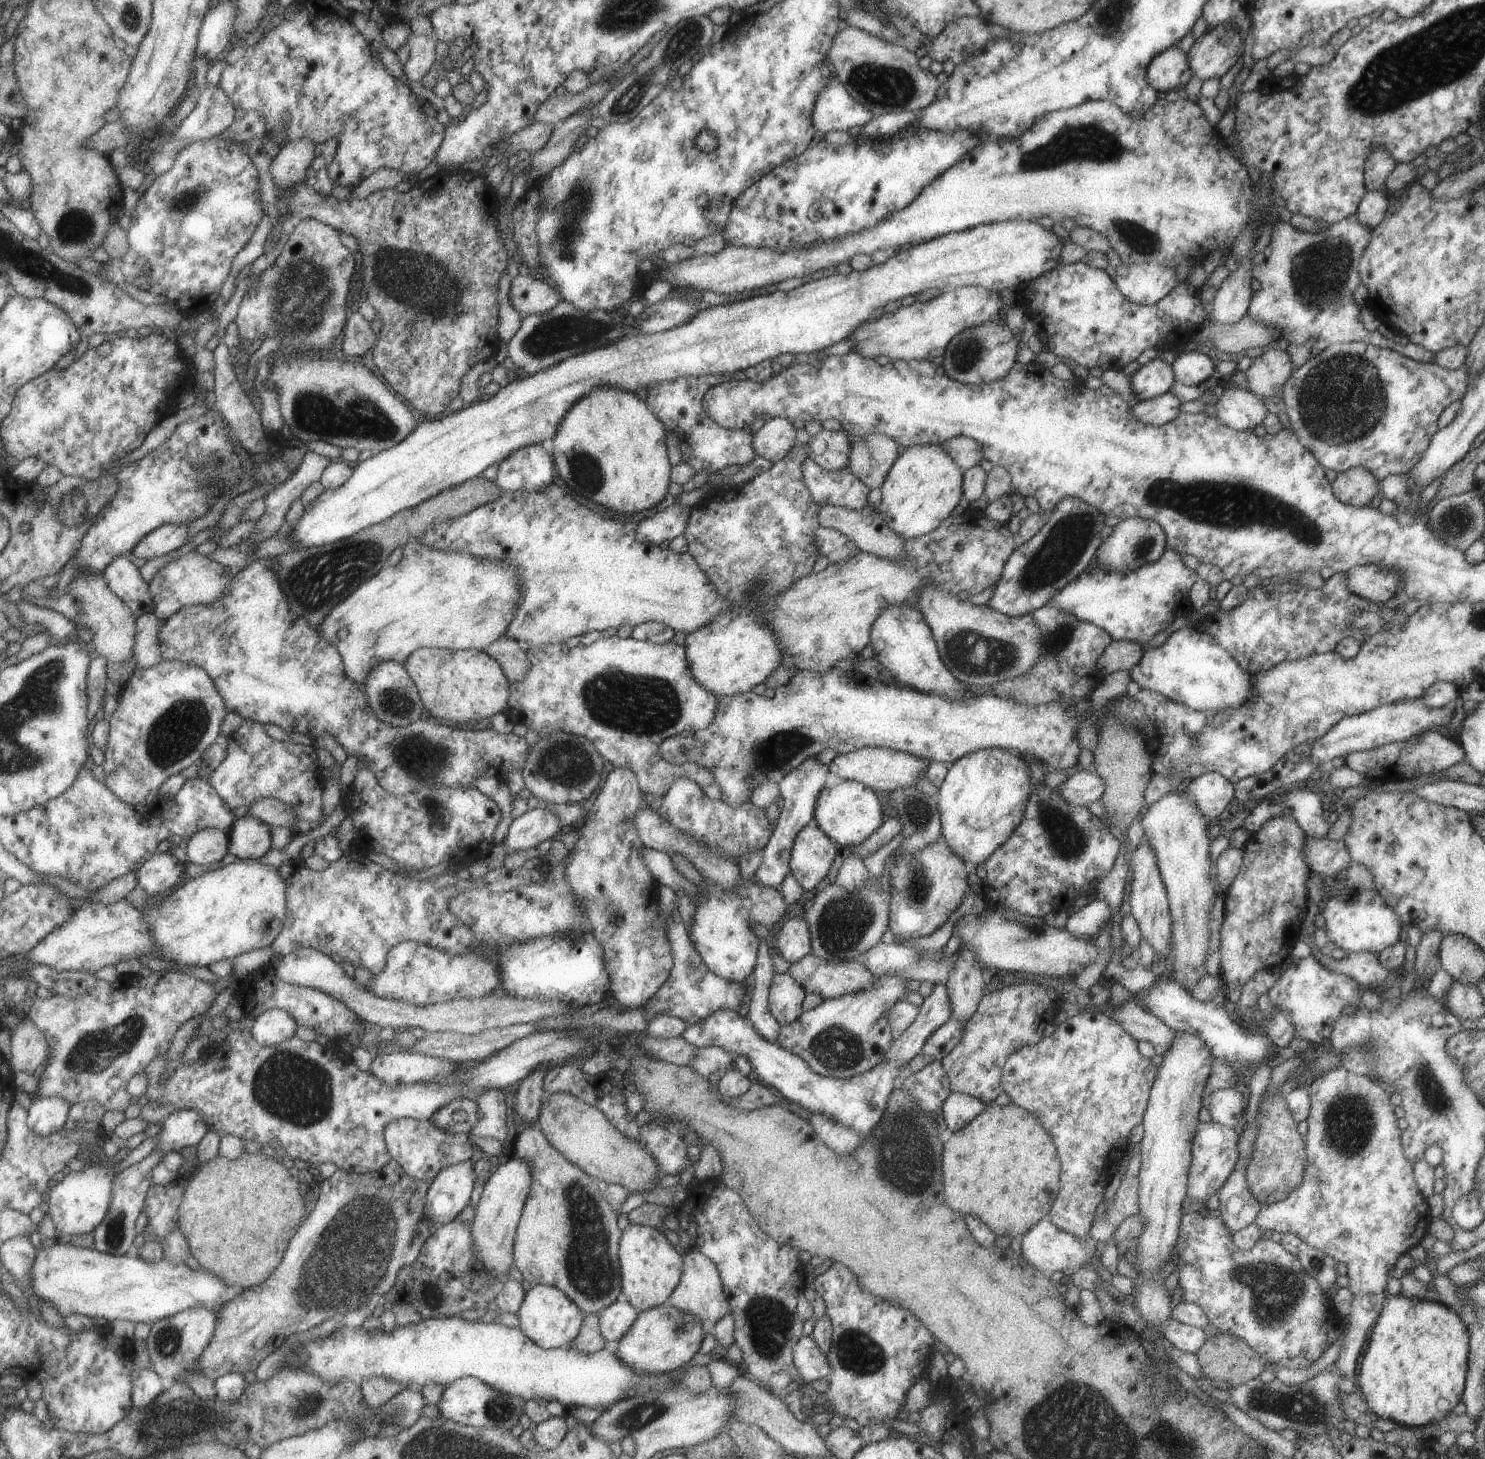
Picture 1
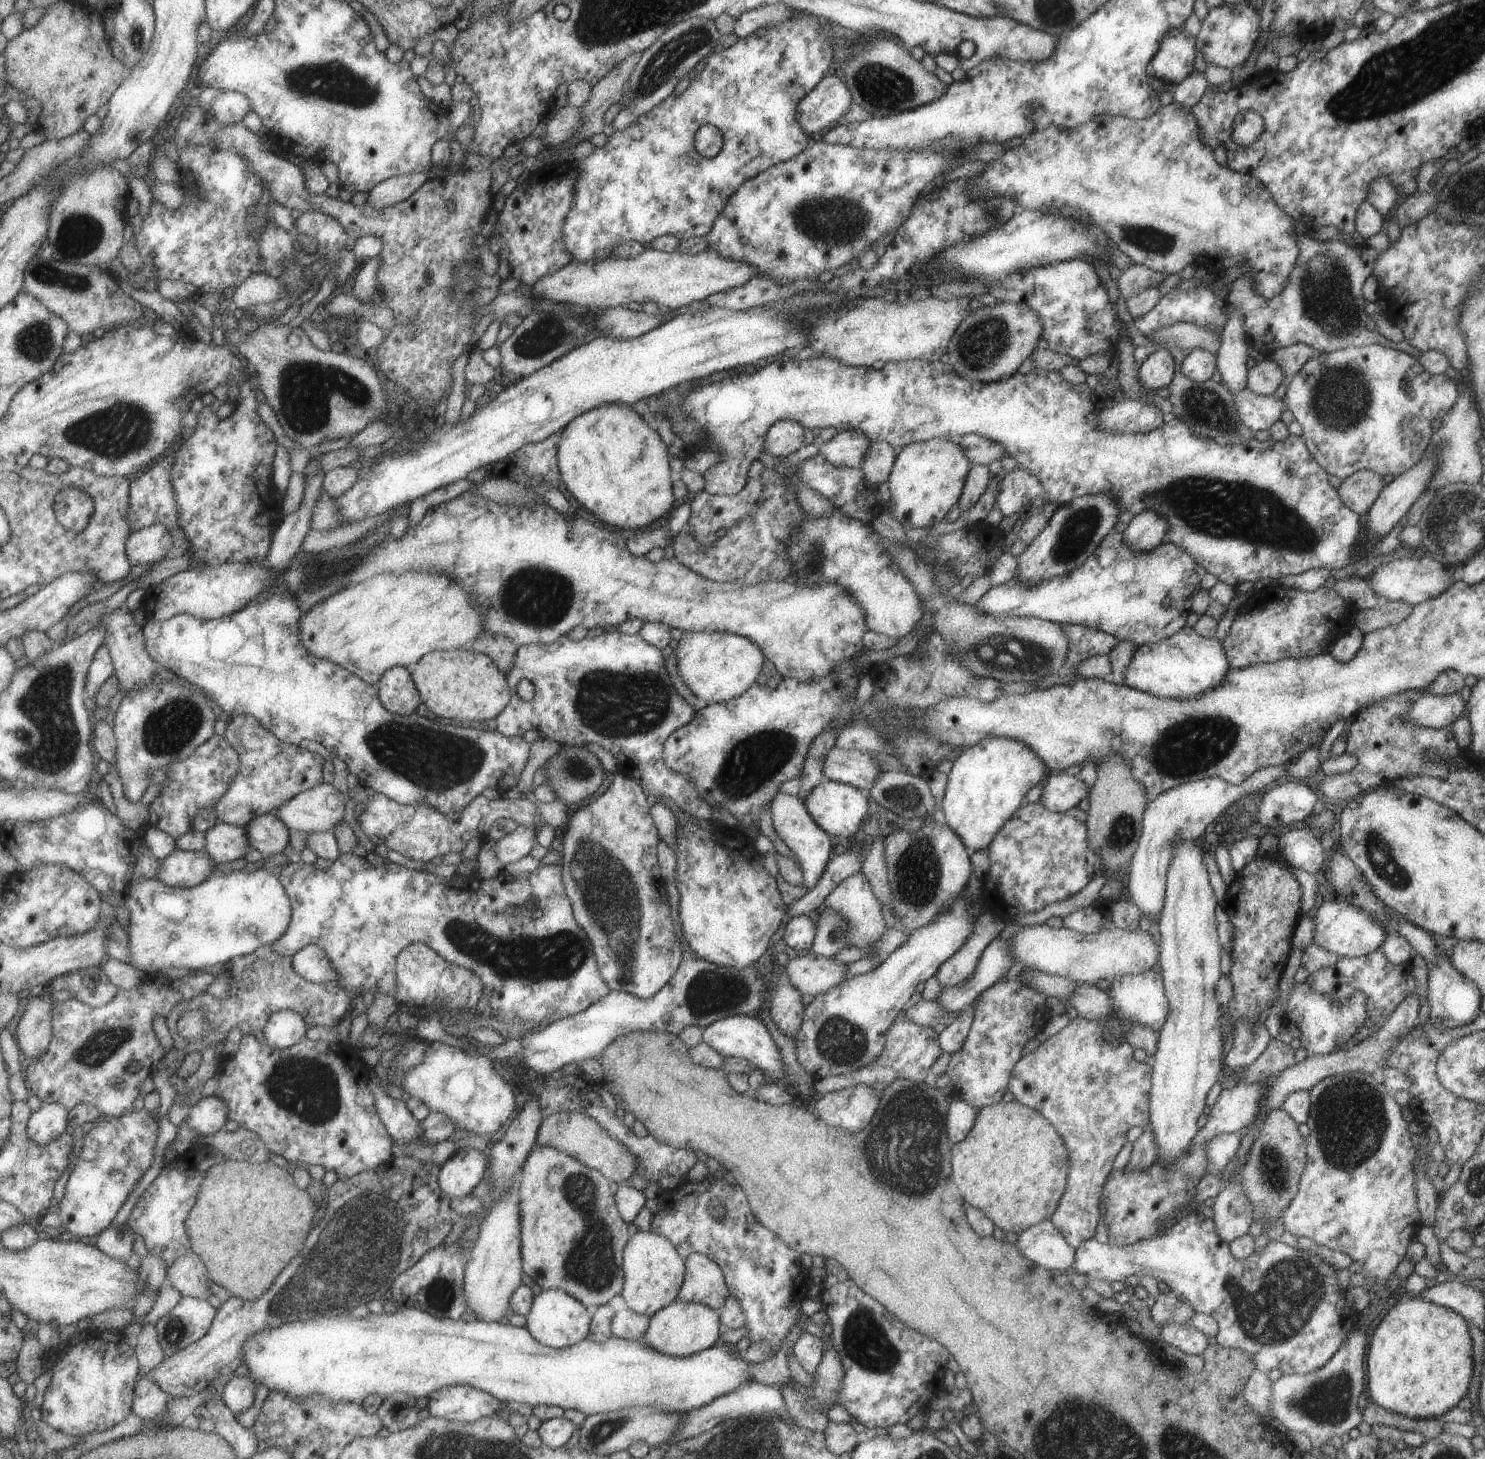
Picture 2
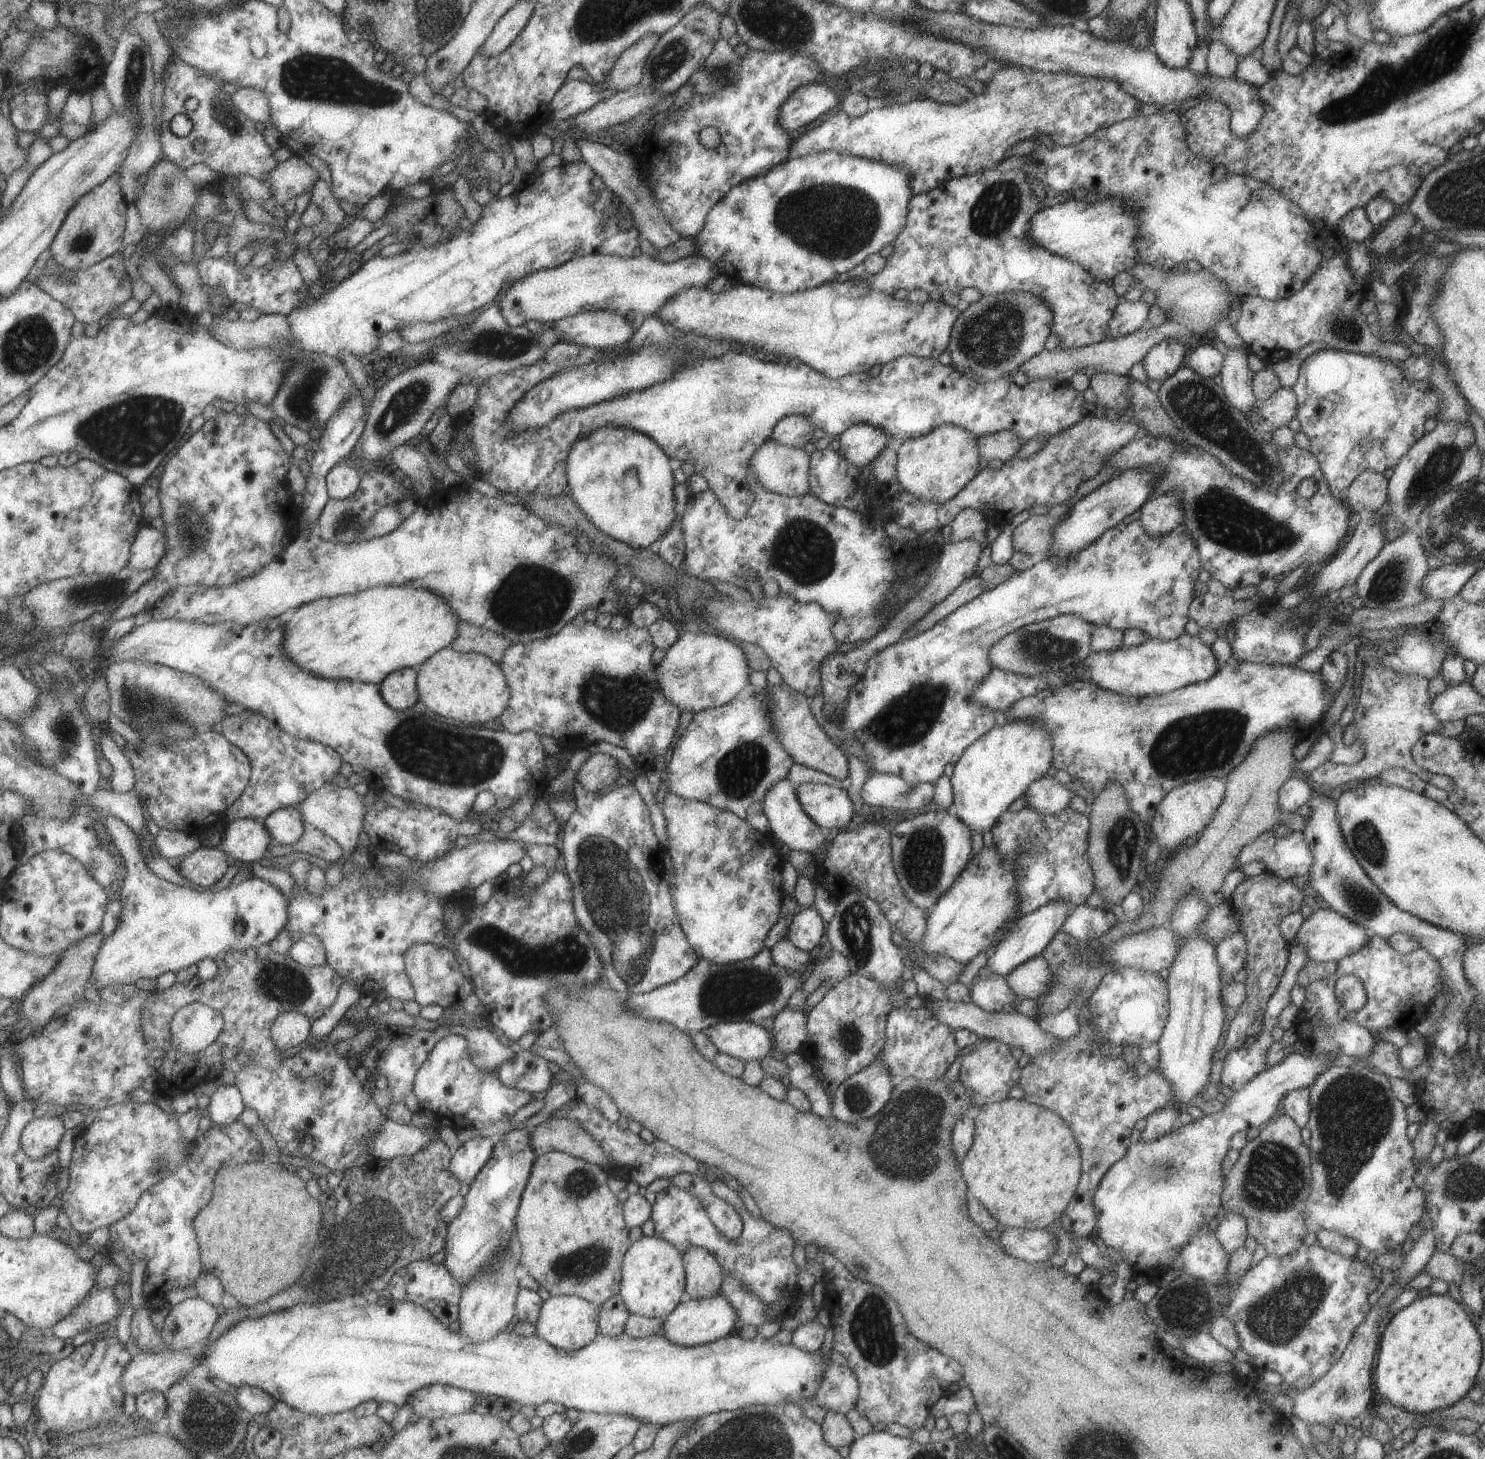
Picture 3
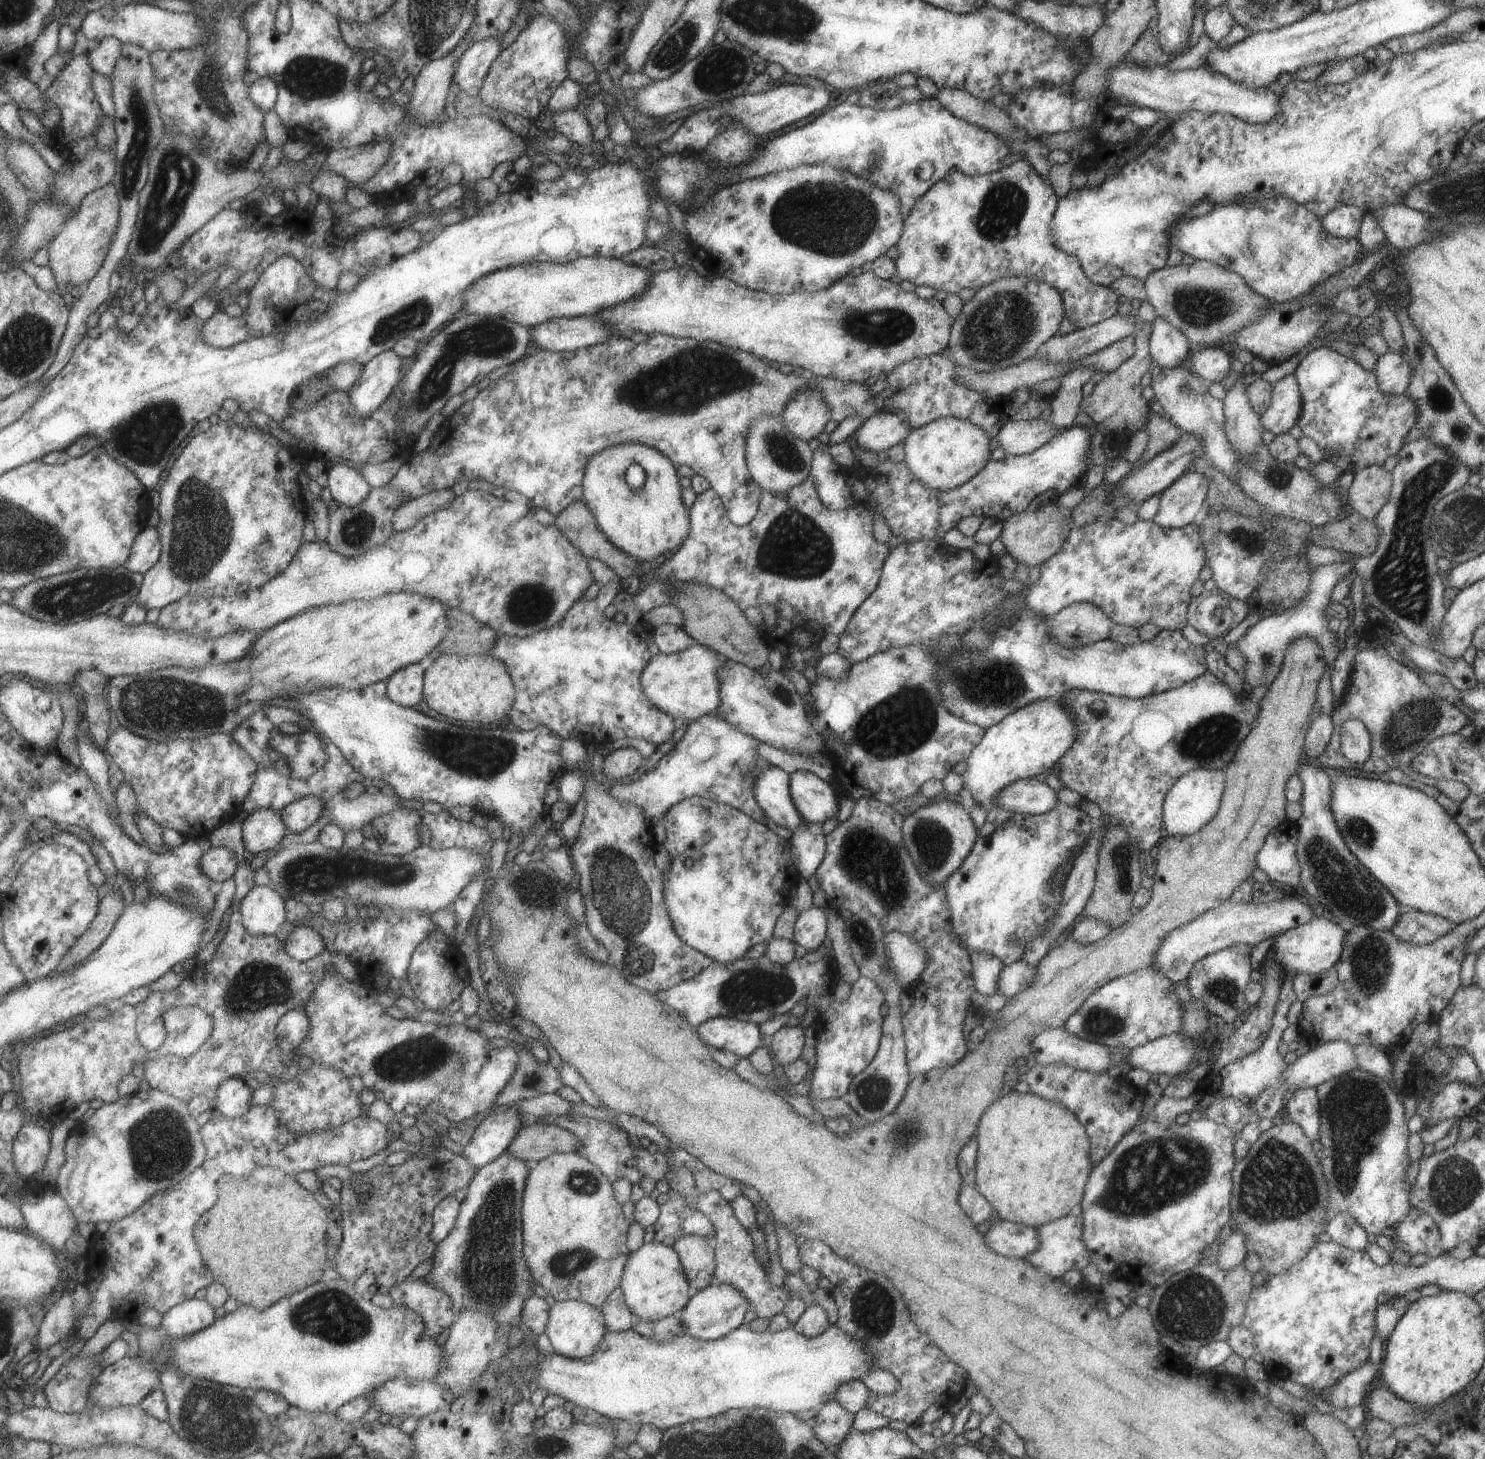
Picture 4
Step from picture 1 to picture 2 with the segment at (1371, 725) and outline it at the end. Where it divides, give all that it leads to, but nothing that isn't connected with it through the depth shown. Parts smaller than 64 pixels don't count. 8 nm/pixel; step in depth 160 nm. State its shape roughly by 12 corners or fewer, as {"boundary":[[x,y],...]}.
{"boundary":[[1420,692],[1404,717],[1440,729],[1466,707],[1459,692]]}

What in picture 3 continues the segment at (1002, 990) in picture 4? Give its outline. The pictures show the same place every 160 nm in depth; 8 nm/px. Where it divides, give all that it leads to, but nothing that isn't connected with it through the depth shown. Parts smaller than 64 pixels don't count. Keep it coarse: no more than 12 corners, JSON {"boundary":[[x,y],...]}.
{"boundary":[[1041,954],[1005,978],[1011,992],[1041,998],[1053,972]]}

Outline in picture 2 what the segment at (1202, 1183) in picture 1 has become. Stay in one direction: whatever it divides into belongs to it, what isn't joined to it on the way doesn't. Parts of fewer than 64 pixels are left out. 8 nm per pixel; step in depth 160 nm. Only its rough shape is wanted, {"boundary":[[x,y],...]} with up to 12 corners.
{"boundary":[[1241,1132],[1206,1144],[1207,1173],[1221,1173],[1236,1155]]}

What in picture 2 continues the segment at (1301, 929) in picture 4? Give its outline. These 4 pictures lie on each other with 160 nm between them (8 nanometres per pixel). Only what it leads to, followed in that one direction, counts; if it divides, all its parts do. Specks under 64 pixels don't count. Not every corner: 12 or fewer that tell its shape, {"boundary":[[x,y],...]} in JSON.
{"boundary":[[1344,900],[1323,902],[1312,942],[1339,957],[1379,949],[1387,932]]}

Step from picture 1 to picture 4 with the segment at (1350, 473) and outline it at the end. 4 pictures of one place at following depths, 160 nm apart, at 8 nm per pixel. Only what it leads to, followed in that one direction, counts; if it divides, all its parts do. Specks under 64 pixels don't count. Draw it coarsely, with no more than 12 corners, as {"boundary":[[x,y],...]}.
{"boundary":[[1366,466],[1353,475],[1349,511],[1373,520],[1387,502],[1391,474]]}

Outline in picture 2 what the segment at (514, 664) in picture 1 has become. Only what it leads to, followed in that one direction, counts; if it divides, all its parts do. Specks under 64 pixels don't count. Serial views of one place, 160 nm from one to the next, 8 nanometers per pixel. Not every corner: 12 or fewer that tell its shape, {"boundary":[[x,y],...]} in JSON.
{"boundary":[[481,631],[467,648],[490,657],[504,673],[516,646],[506,636]]}

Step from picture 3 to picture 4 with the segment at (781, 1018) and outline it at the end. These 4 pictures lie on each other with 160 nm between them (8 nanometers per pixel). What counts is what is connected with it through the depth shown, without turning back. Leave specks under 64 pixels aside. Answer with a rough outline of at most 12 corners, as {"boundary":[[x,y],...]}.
{"boundary":[[783,1026],[771,1036],[773,1062],[781,1067],[801,1056],[804,1030]]}

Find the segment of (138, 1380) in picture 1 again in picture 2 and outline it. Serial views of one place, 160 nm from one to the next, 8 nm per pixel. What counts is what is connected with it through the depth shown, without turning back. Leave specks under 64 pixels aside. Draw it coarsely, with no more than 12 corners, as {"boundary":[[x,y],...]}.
{"boundary":[[141,1376],[134,1413],[157,1419],[172,1397],[154,1380]]}

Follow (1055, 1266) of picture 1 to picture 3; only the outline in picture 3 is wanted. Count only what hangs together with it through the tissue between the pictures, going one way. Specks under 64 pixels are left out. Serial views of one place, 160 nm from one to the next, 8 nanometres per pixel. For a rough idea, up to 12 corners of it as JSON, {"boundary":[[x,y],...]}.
{"boundary":[[1005,1228],[999,1246],[1019,1260],[1048,1262],[1047,1228]]}

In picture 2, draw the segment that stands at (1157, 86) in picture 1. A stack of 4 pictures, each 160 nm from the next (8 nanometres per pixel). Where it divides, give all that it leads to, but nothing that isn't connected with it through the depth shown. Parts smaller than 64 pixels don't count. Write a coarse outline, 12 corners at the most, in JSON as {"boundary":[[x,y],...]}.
{"boundary":[[1183,26],[1159,41],[1149,72],[1174,85],[1194,69],[1194,36]]}

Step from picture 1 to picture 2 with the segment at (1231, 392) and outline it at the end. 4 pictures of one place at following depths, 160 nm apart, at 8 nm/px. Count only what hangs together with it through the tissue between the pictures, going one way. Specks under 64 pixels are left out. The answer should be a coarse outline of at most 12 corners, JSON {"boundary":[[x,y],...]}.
{"boundary":[[1247,387],[1234,396],[1240,421],[1268,430],[1287,409],[1275,395]]}

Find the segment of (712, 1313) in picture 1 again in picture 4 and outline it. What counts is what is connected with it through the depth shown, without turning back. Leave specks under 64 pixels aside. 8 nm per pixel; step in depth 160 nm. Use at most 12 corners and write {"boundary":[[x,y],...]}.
{"boundary":[[687,1235],[672,1248],[689,1288],[714,1282],[710,1240]]}

